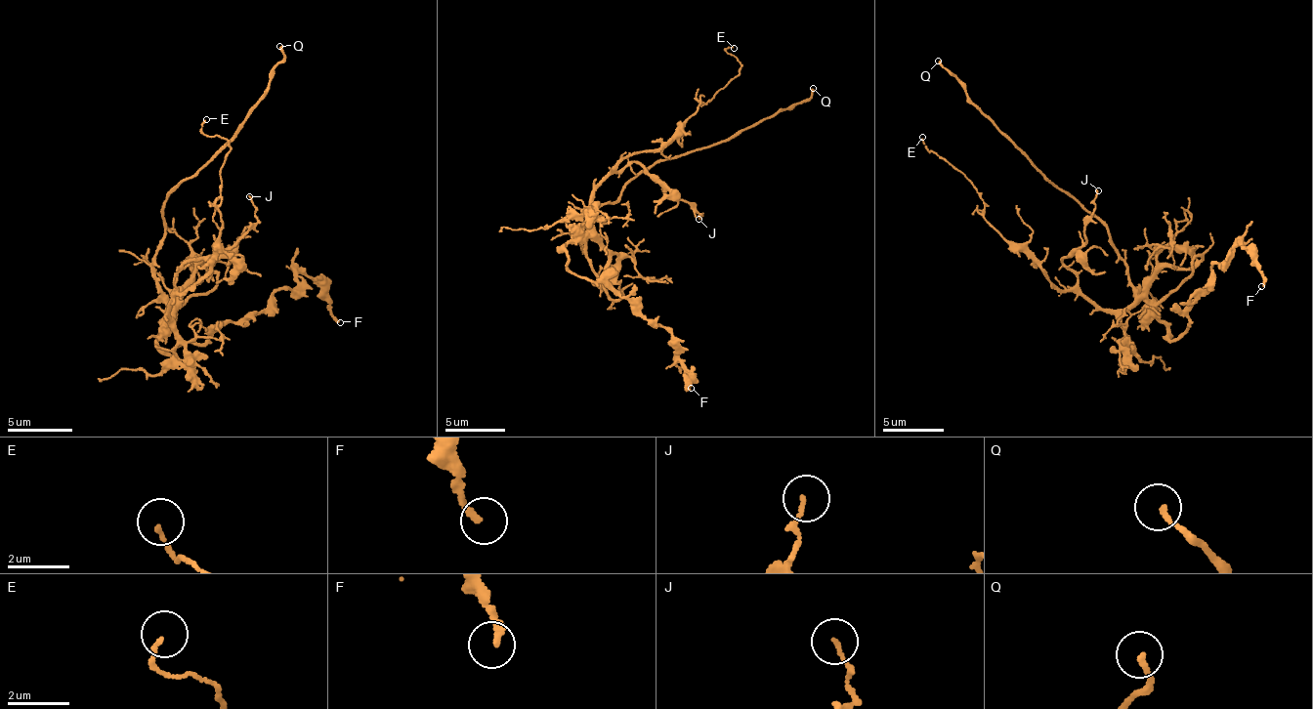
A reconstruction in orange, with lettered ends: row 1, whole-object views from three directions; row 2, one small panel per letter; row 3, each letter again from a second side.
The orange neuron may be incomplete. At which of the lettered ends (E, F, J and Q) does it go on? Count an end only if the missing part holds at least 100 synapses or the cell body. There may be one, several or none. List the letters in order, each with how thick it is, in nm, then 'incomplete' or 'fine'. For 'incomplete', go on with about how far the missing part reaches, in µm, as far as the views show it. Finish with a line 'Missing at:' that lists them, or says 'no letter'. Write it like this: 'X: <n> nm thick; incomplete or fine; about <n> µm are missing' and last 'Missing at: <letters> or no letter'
E: 120 nm thick; fine
F: 180 nm thick; fine
J: 110 nm thick; fine
Q: 140 nm thick; incomplete; about 30 µm are missing
Missing at: Q

